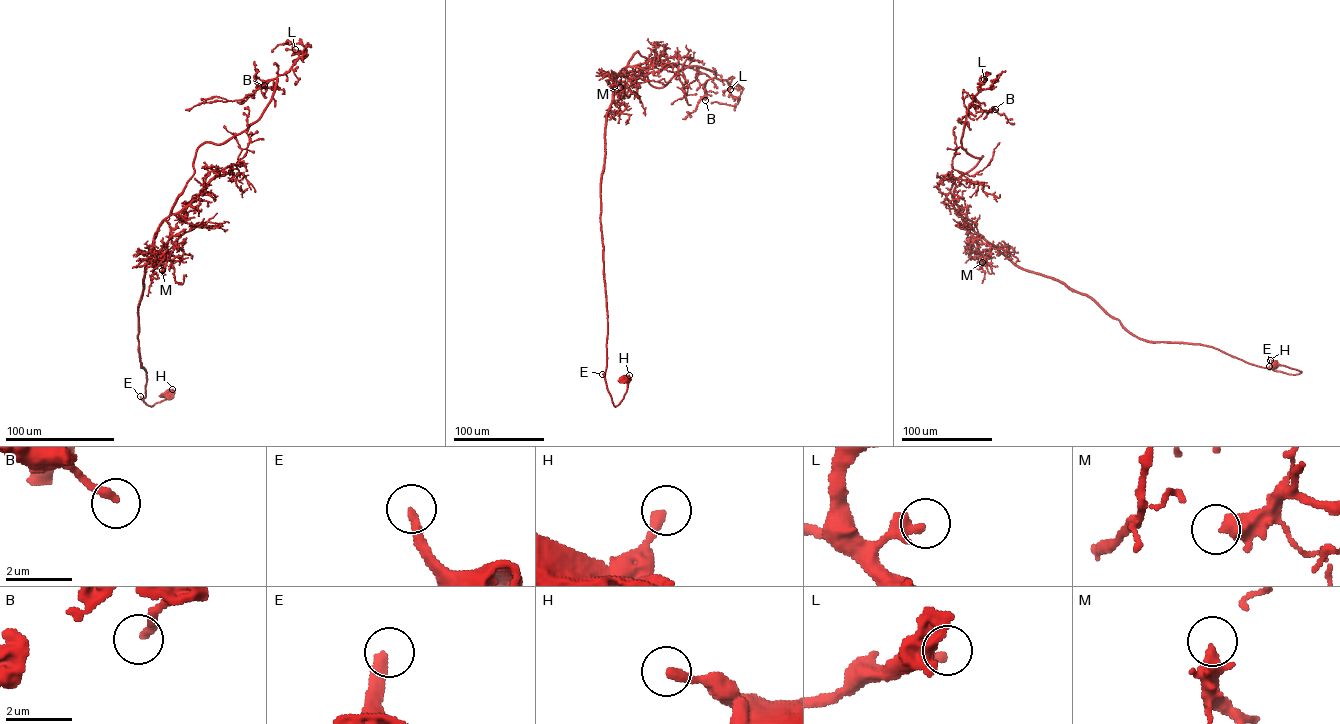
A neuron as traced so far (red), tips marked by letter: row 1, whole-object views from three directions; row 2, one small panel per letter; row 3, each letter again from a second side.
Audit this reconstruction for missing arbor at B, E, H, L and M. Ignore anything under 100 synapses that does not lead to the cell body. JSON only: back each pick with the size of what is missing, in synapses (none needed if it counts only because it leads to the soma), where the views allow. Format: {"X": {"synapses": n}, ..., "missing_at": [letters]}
{"E": {"synapses": 5500}, "missing_at": ["E"]}

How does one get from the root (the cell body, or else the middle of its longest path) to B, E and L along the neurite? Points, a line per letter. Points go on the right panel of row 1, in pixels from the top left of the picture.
B: (1273, 364), (1301, 372), (1140, 339), (980, 236), (946, 195), (982, 156), (962, 147), (968, 106), (995, 109)
E: (1273, 364), (1301, 372), (1288, 374), (1269, 366)
L: (1273, 364), (1301, 372), (1140, 339), (974, 231), (946, 195), (982, 156), (961, 137), (984, 79)

